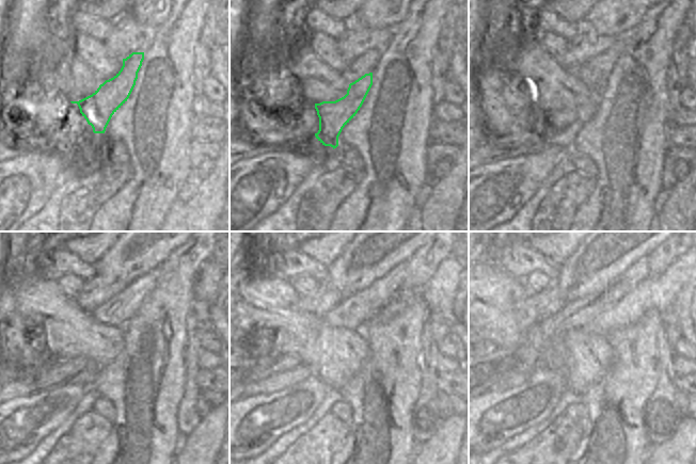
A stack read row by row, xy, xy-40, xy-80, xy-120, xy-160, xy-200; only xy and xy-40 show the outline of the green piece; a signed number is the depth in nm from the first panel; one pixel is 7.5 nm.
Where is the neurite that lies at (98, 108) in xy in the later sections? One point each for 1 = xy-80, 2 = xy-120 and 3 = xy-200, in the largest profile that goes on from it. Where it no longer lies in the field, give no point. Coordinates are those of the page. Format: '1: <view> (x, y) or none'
1: xy-80 (562, 126)
2: xy-120 (82, 370)
3: xy-200 (519, 379)

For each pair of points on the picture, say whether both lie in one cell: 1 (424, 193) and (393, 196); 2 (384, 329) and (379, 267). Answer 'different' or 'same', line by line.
1: different
2: different

